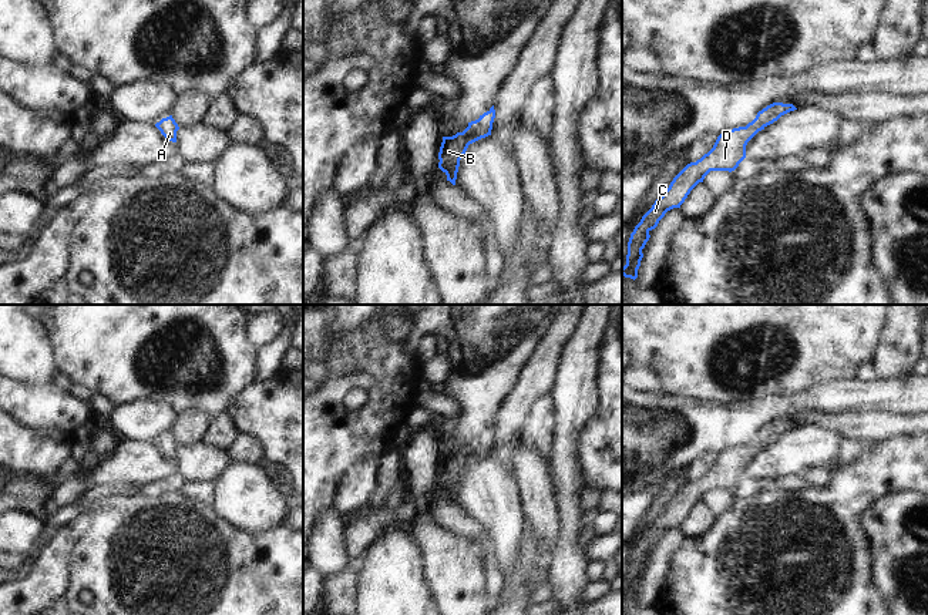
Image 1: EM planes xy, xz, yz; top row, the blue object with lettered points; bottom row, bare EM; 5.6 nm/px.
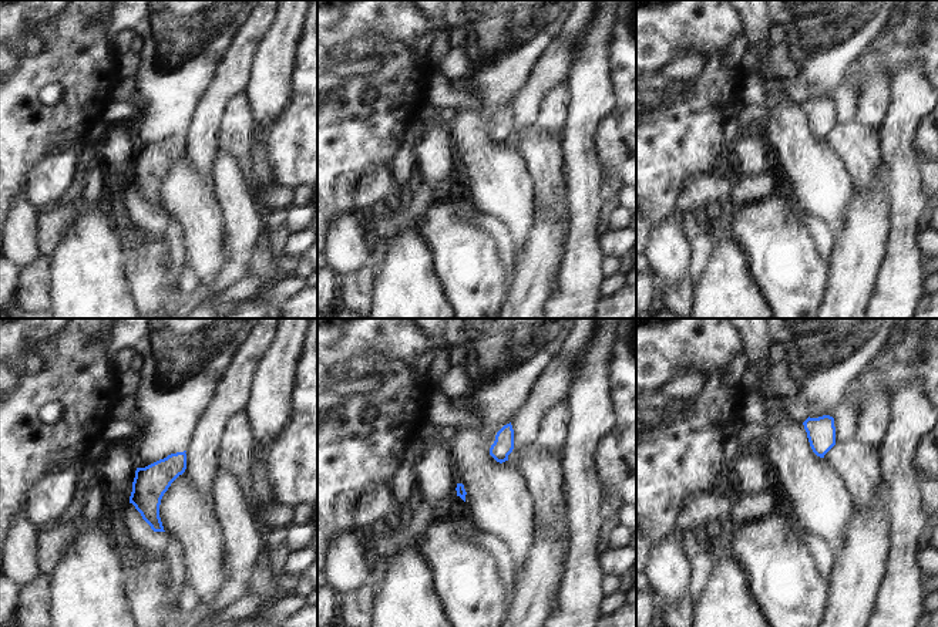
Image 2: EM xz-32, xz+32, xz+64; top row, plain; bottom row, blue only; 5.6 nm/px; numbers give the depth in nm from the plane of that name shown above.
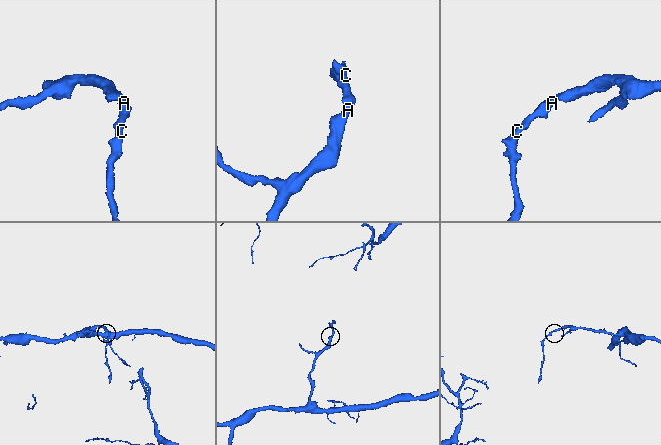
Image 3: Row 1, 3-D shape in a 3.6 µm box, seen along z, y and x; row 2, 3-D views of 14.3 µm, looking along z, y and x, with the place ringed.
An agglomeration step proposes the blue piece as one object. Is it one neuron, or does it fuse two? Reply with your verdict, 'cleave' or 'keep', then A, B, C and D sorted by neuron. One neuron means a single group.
keep | A B C D

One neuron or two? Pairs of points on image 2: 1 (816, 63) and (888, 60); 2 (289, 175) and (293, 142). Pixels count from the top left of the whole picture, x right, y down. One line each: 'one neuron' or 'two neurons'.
1: two neurons
2: one neuron

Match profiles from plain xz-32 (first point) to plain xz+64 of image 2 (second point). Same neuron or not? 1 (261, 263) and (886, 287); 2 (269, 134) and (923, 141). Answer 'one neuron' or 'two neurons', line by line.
1: one neuron
2: one neuron

